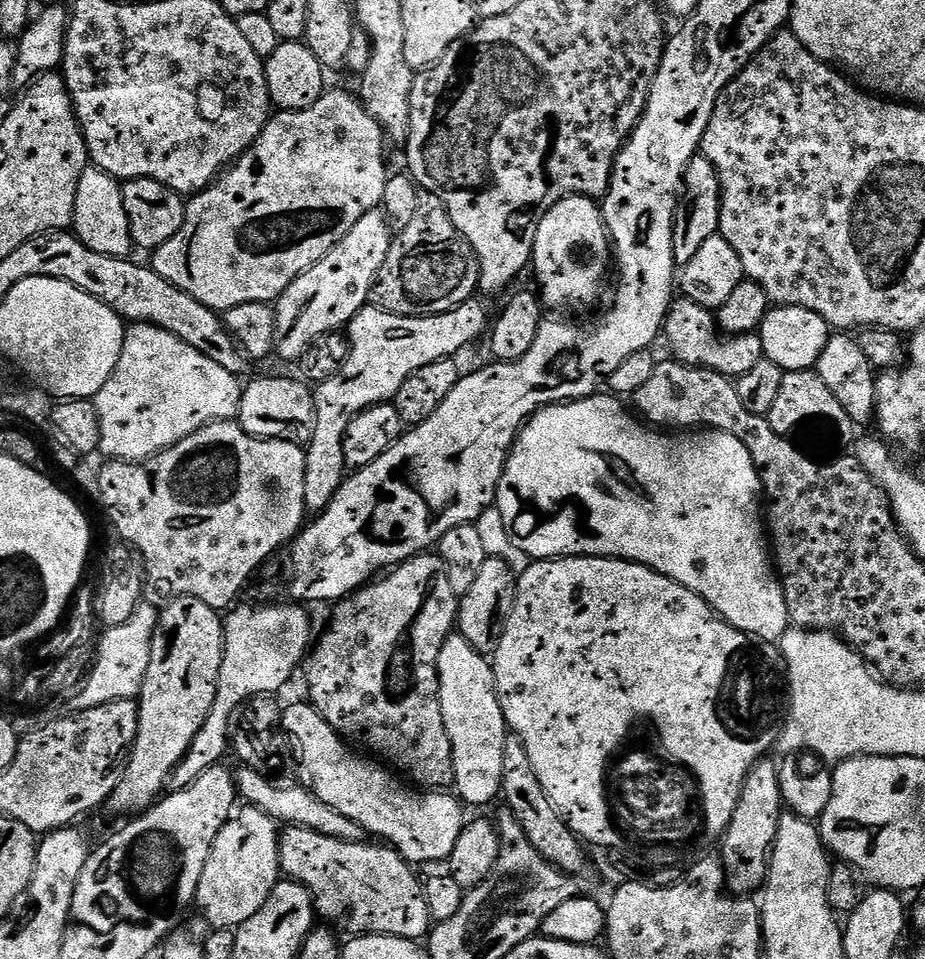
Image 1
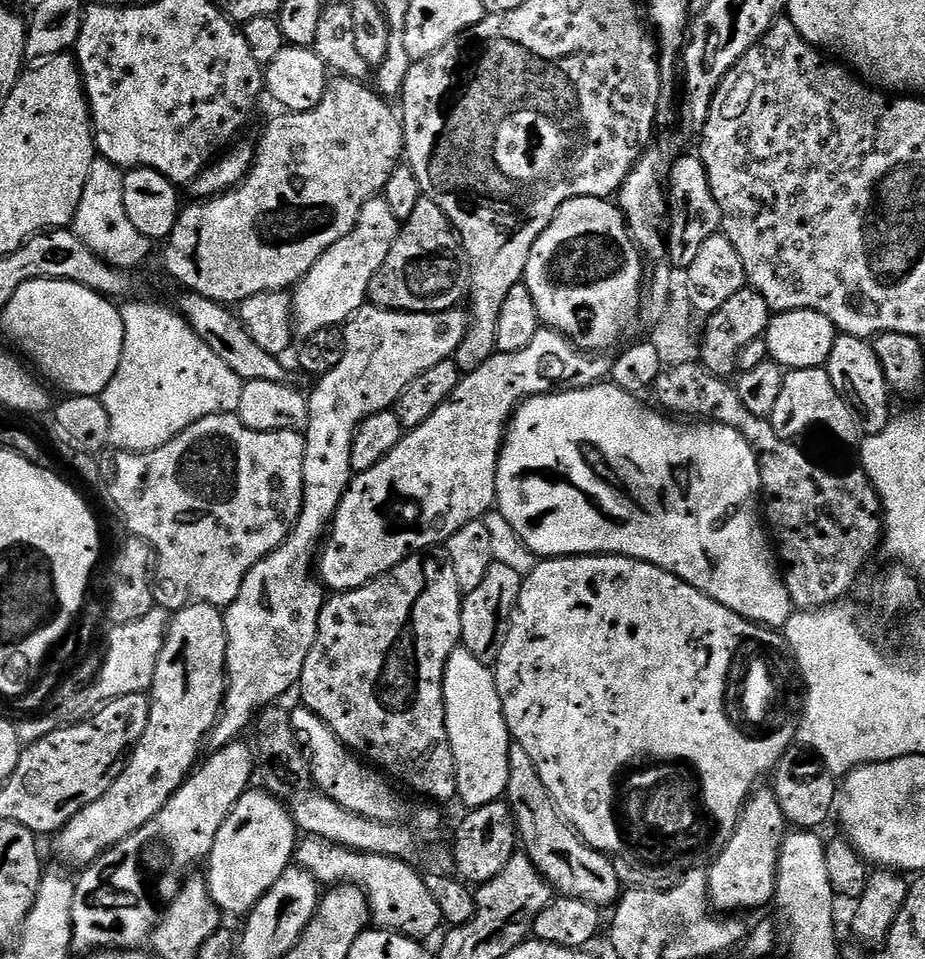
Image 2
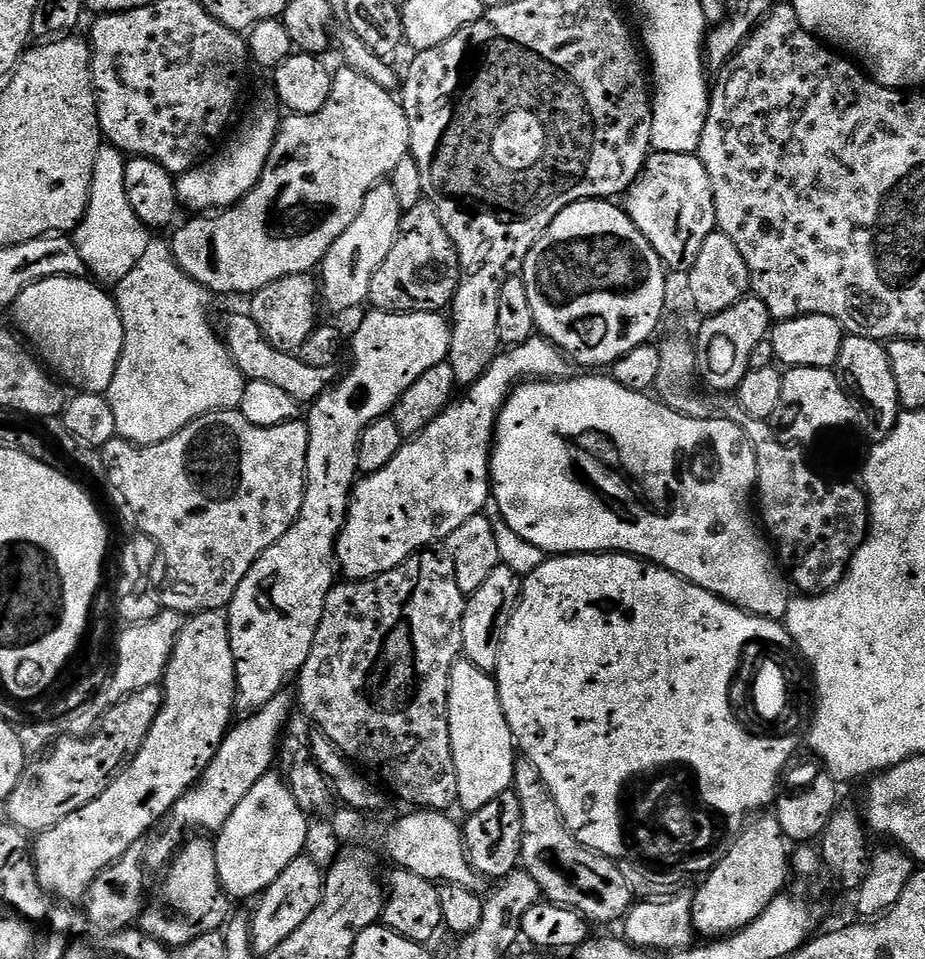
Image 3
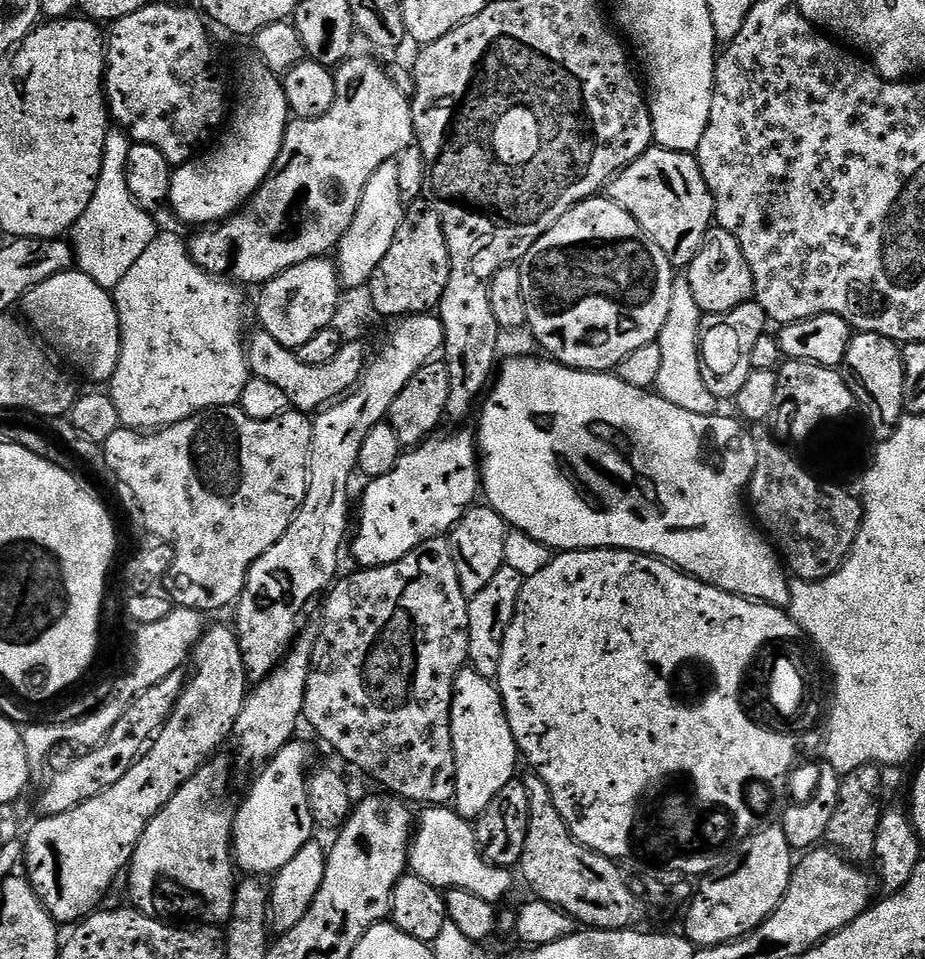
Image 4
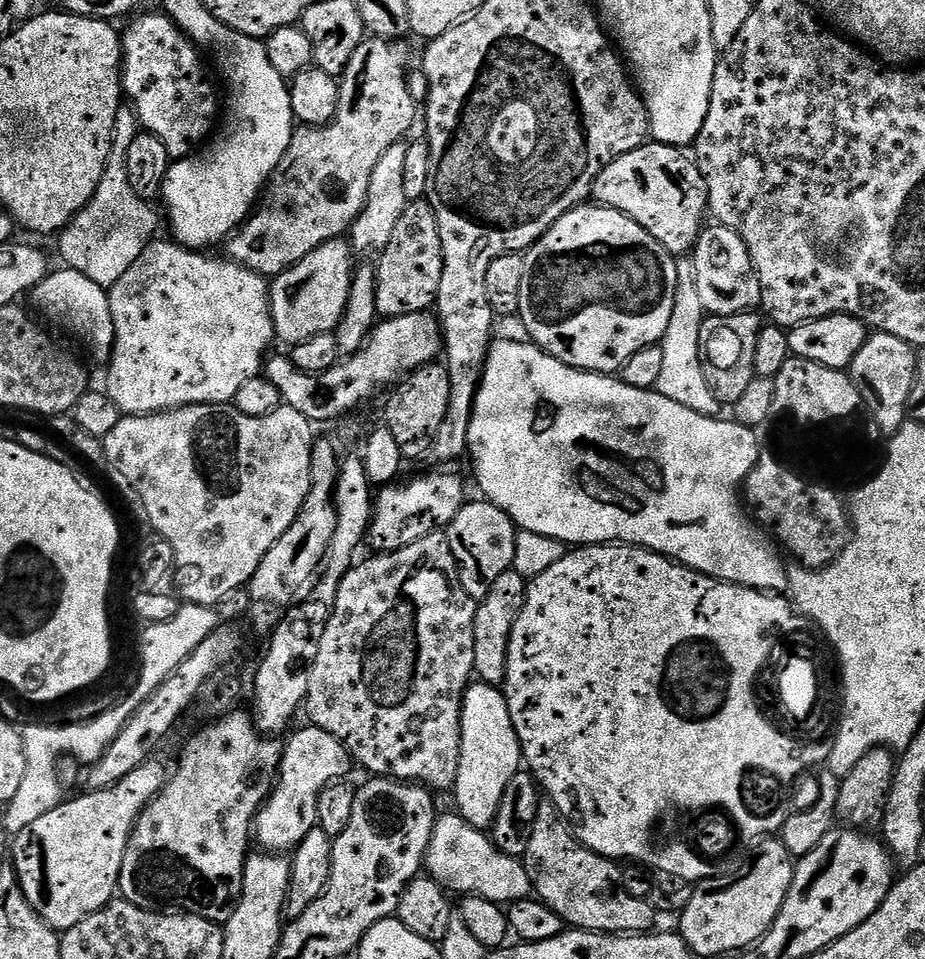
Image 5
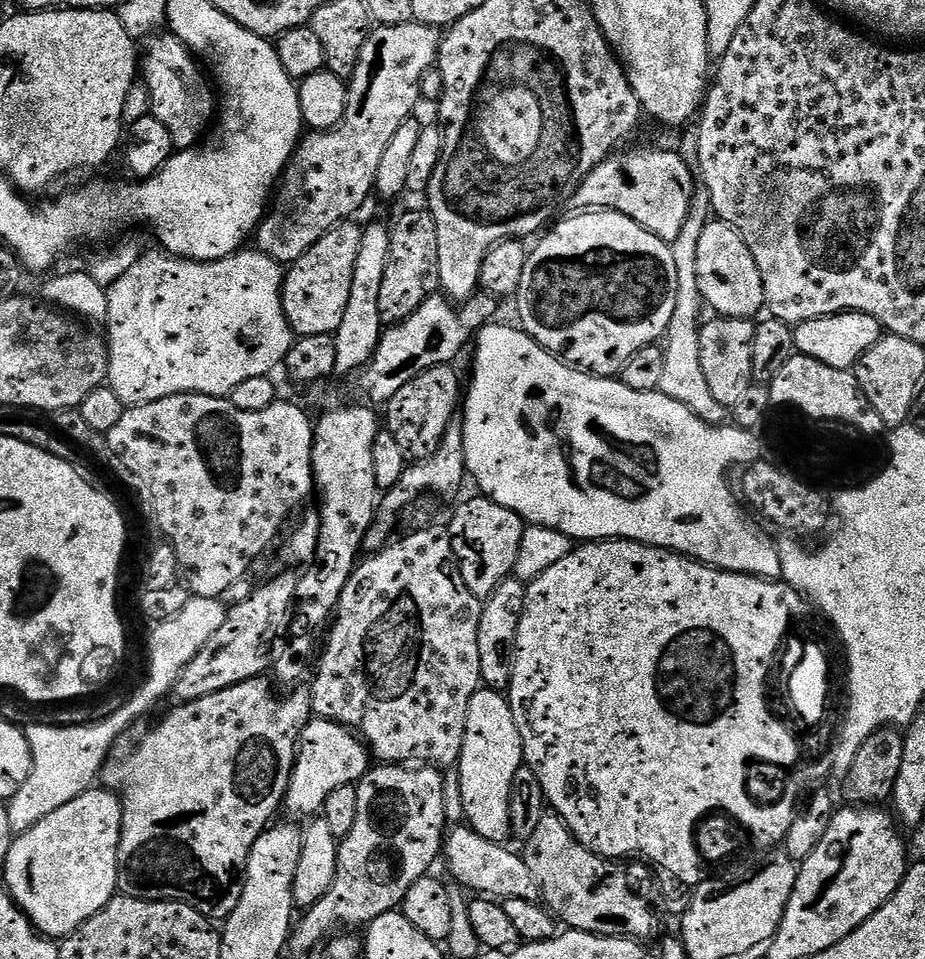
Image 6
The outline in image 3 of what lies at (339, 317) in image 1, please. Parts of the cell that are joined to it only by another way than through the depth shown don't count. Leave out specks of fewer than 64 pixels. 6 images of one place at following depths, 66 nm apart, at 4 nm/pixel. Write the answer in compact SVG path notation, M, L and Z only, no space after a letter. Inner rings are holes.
M381 182L369 190L366 202L362 202L362 210L358 210L358 218L354 218L354 222L350 222L350 230L330 246L318 269L323 307L325 304L332 312L348 312L367 301L370 278L374 278L378 266L386 262L386 254L390 254L390 246L394 246L398 238L401 215L391 182Z

